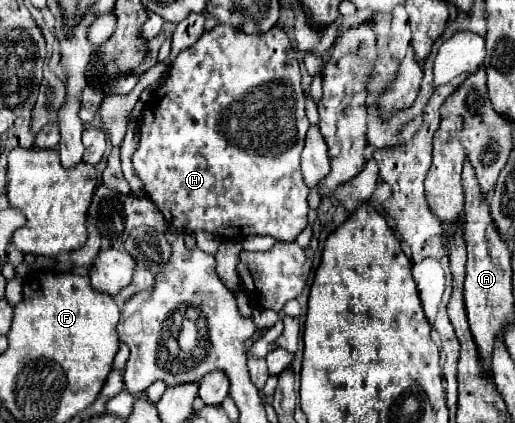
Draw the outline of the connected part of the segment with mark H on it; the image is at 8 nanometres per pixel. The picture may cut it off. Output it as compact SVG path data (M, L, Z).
M218 24L210 32L202 32L196 44L182 50L174 62L170 64L170 70L166 72L162 84L156 88L152 98L142 108L142 118L138 122L138 148L132 154L132 166L134 174L142 180L144 190L148 198L160 208L166 222L174 226L180 232L192 234L198 230L212 232L222 238L244 238L250 234L268 234L276 238L278 242L292 242L296 236L306 228L308 220L308 186L304 184L302 172L300 172L300 154L304 148L306 132L310 128L306 112L304 112L304 92L302 92L302 76L298 70L298 62L294 58L292 44L286 36L286 32L276 24L266 34L244 34L240 28L232 28L232 24Z

